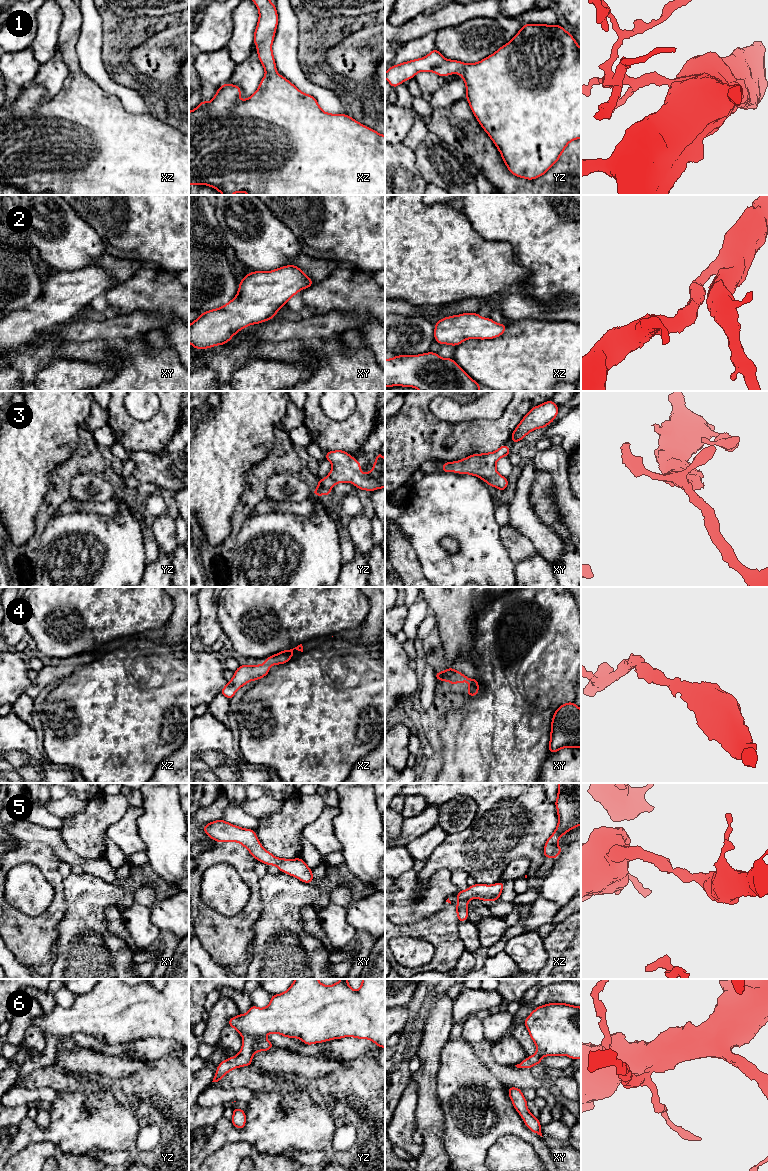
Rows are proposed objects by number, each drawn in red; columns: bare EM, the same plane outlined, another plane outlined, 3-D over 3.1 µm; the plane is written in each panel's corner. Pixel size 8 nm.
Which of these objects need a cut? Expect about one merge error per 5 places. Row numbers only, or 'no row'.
no row

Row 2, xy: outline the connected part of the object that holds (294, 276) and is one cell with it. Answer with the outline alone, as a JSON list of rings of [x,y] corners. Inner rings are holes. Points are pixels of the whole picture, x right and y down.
[[[286,265],[269,272],[250,272],[239,283],[238,293],[231,301],[220,308],[203,312],[189,325],[189,343],[196,349],[226,344],[241,329],[272,319],[291,297],[313,284],[313,281],[294,265]]]

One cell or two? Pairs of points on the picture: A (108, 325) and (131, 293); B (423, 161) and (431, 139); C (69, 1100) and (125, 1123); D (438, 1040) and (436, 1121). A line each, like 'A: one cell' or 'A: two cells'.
A: two cells
B: one cell
C: one cell
D: one cell

